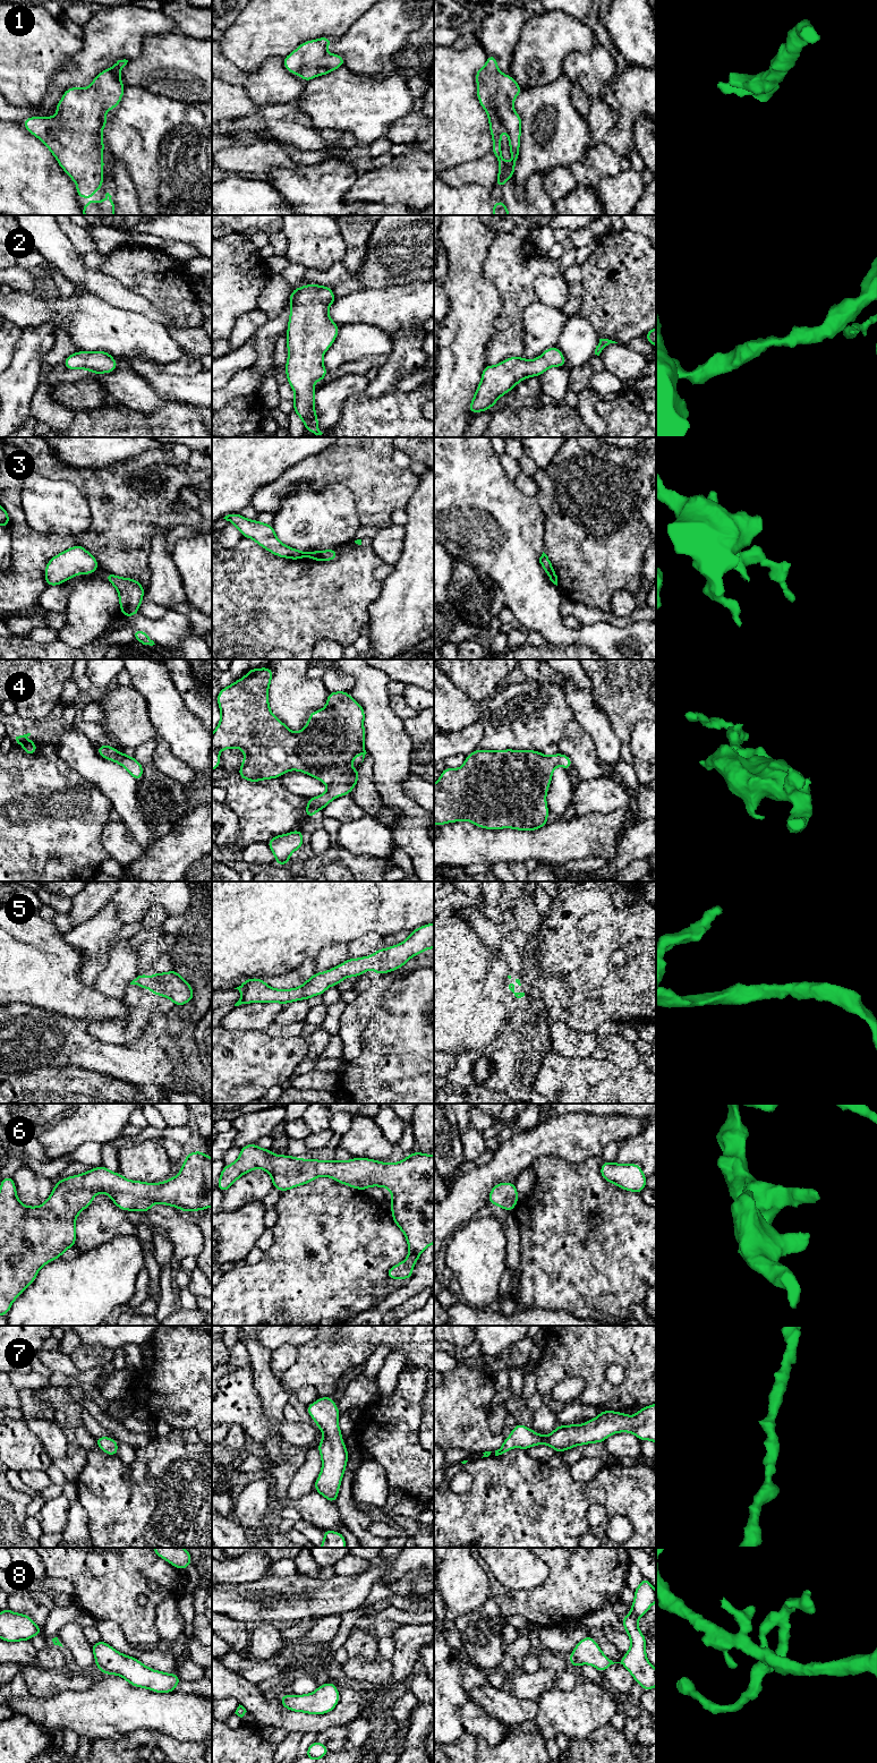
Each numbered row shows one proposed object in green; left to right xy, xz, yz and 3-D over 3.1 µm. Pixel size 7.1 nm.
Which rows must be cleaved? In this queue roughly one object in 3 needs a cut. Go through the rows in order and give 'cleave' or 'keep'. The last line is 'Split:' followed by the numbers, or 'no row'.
1: keep
2: keep
3: cleave
4: keep
5: keep
6: keep
7: keep
8: keep
Split: 3

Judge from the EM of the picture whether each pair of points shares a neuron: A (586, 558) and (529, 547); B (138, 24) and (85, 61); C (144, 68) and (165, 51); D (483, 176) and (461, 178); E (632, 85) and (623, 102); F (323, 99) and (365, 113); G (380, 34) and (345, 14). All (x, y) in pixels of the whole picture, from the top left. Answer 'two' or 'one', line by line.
A: two
B: one
C: one
D: one
E: one
F: one
G: two

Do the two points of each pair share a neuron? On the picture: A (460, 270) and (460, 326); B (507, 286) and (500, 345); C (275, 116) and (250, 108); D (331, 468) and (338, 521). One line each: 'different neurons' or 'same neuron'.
A: same neuron
B: same neuron
C: different neurons
D: different neurons

